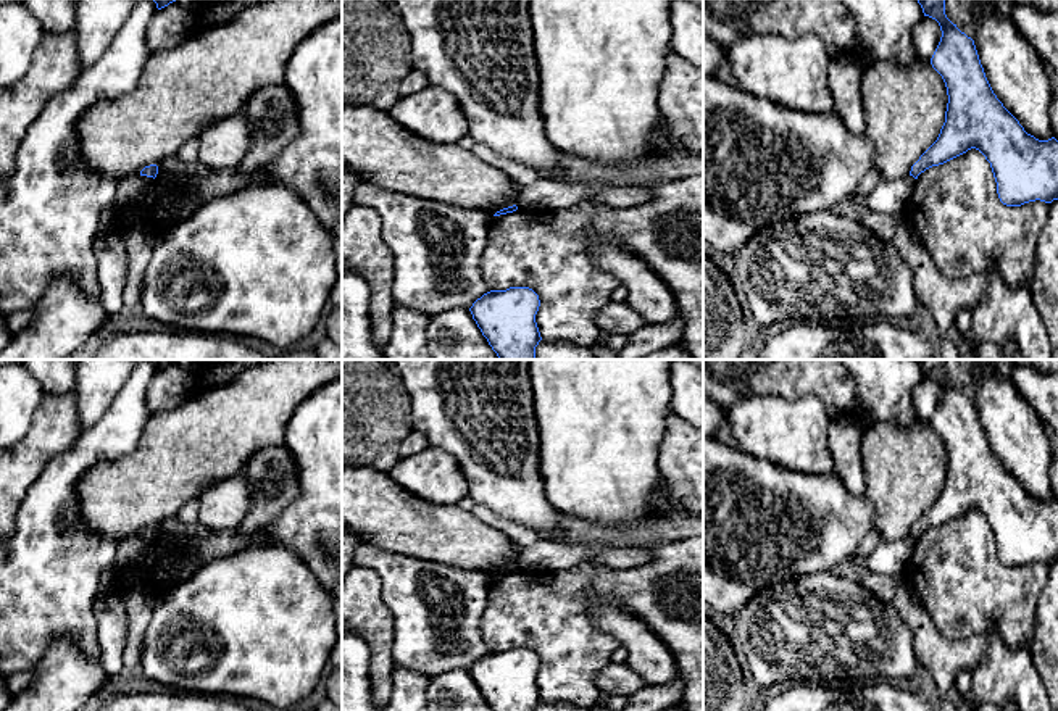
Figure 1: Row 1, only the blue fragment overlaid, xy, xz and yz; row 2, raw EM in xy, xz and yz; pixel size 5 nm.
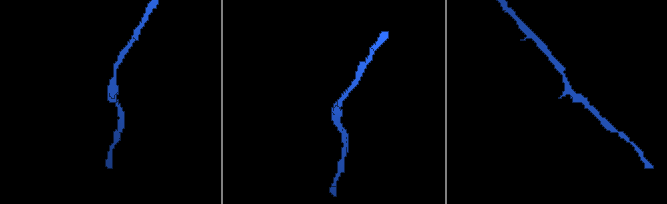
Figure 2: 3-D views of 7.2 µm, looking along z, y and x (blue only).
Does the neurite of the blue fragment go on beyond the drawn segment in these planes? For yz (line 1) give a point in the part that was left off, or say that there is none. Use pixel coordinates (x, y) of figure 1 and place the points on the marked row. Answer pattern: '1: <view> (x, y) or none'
1: none

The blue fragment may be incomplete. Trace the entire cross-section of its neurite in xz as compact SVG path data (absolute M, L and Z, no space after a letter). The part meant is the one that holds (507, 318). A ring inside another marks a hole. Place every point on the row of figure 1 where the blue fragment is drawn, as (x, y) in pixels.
M510 287L484 293L469 311L500 360L535 360L542 340L535 322L539 306L532 289Z

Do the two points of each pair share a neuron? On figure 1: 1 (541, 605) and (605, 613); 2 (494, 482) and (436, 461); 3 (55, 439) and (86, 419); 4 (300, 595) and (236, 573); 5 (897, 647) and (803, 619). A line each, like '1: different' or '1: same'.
1: different
2: different
3: different
4: same
5: same

